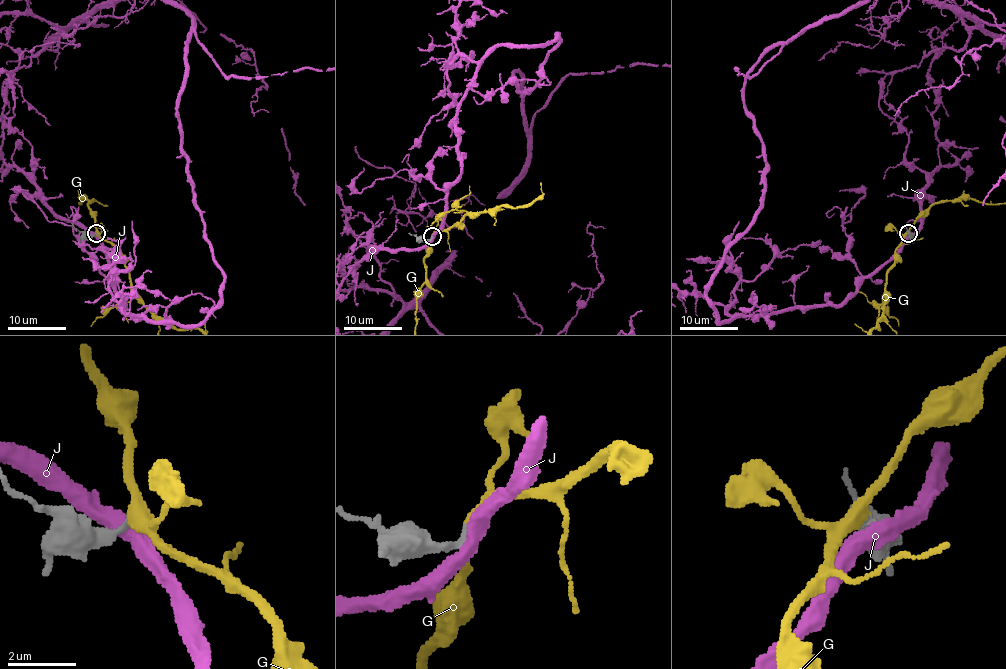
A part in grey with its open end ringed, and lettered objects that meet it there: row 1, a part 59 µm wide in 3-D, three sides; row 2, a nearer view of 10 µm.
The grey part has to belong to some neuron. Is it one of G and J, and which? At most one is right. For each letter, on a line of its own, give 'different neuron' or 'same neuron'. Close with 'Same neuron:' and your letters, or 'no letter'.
G: same neuron
J: different neuron
Same neuron: G

